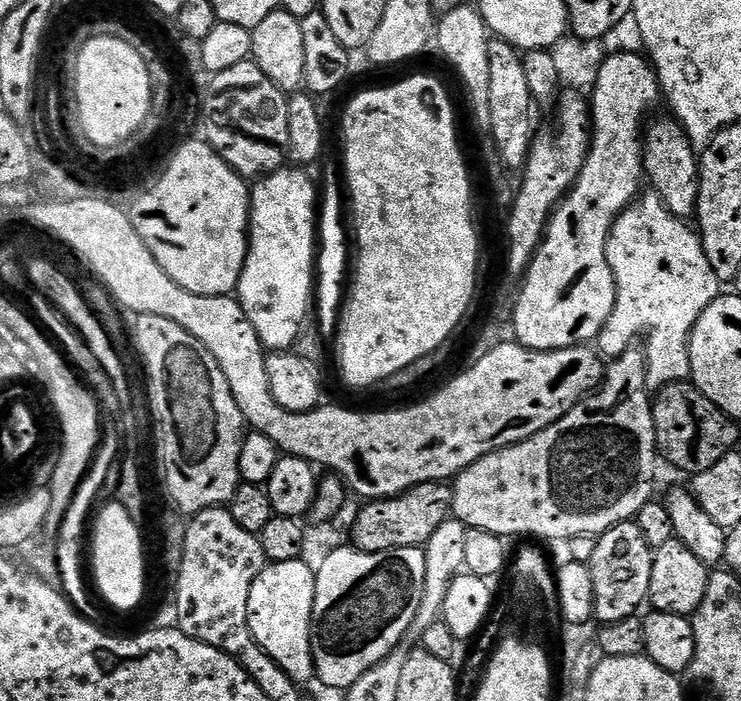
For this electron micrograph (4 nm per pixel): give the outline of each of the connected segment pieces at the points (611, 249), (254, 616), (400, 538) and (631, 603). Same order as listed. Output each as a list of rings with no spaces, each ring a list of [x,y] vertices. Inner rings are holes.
[[[644,194],[629,204],[627,210],[612,223],[606,246],[606,258],[616,283],[616,305],[600,332],[598,348],[605,357],[615,358],[633,347],[639,336],[648,336],[648,345],[643,345],[642,351],[648,362],[648,386],[652,390],[687,381],[691,377],[688,339],[698,318],[702,318],[702,310],[706,310],[706,306],[710,306],[710,302],[714,302],[722,292],[722,282],[714,274],[710,258],[706,258],[699,235],[684,224],[687,223],[681,217],[670,214],[659,196]]]
[[[301,558],[294,562],[265,563],[262,574],[250,586],[248,625],[256,645],[297,684],[316,680],[316,663],[312,653],[312,611],[316,593],[316,568]]]
[[[447,483],[419,484],[401,496],[373,500],[352,524],[351,543],[360,552],[385,552],[391,548],[419,548],[428,543],[430,534],[452,516],[452,489]]]
[[[625,522],[622,524],[615,524],[610,530],[606,530],[596,540],[596,549],[592,555],[590,561],[590,567],[592,570],[592,581],[594,582],[594,616],[601,625],[613,624],[614,622],[622,622],[622,618],[630,618],[631,616],[637,615],[641,610],[640,607],[645,607],[648,591],[650,590],[650,570],[652,569],[652,553],[654,549],[646,542],[646,538],[642,538],[642,530],[639,524],[635,522]]]

